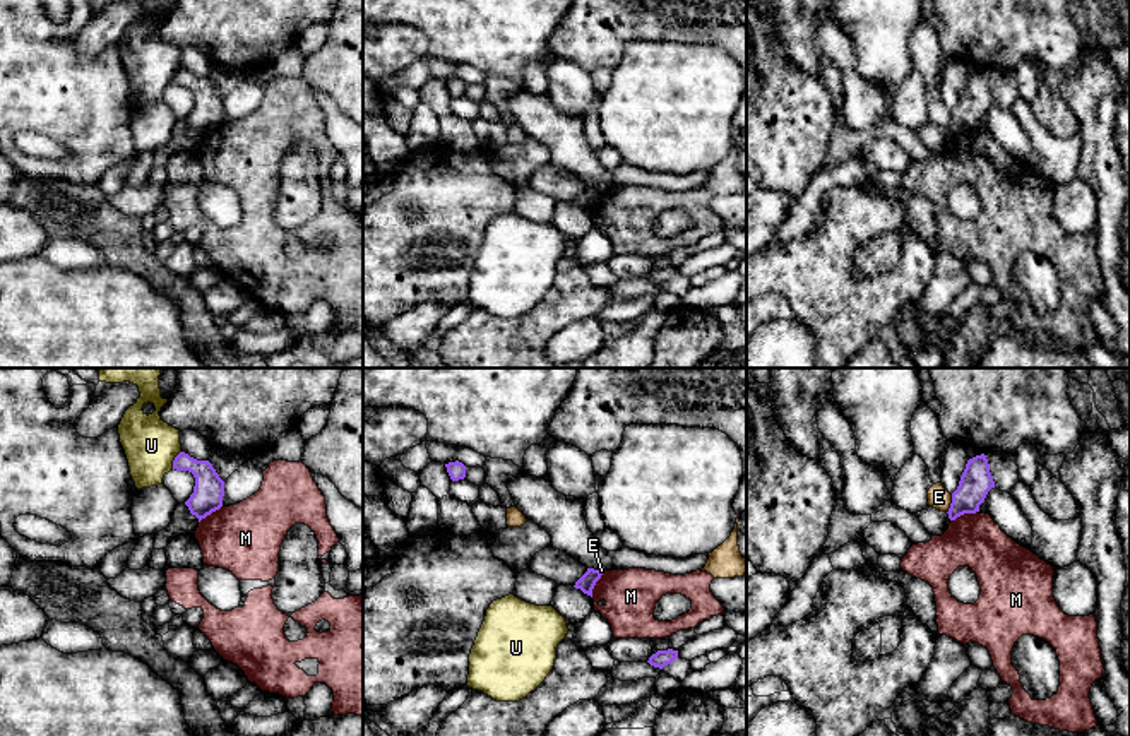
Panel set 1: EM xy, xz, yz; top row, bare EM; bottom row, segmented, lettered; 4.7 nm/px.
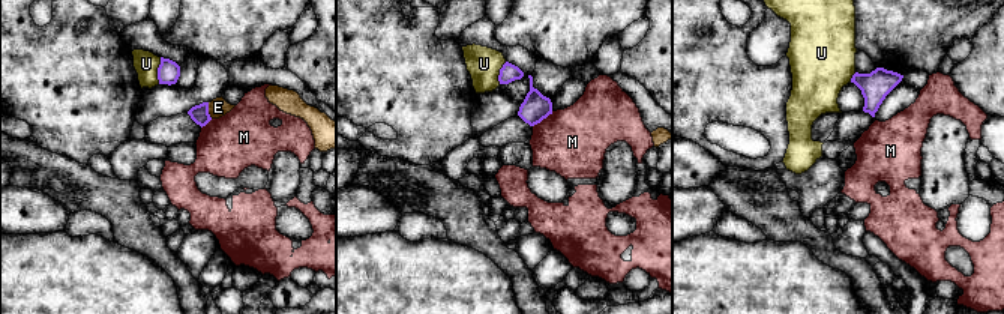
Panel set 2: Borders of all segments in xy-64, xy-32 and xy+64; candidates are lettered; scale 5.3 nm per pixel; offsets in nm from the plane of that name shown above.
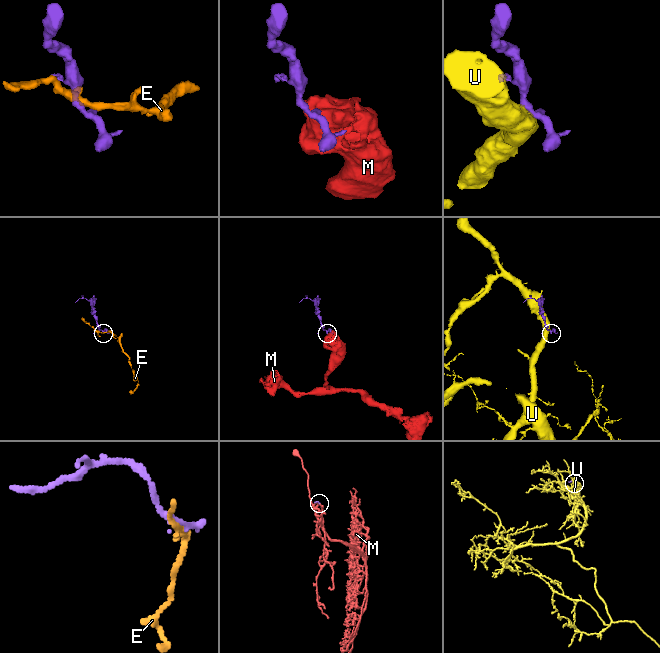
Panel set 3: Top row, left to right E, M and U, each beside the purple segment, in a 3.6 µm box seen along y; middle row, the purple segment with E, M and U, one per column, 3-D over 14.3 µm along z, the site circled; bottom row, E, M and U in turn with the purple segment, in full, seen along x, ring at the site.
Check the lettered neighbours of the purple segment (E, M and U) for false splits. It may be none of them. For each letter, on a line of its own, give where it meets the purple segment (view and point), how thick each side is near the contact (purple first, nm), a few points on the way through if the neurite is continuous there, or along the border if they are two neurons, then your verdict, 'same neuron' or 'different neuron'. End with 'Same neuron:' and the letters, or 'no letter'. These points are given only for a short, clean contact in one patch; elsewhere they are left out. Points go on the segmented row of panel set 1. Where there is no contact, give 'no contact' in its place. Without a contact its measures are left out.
E: meets purple in yz at (951, 504); 150 nm thick on the purple side, 100 nm on the other; different neuron
M: meets purple in yz at (964, 512); 150 nm thick on the purple side, 260 nm on the other; border along yz (978, 510), (961, 514), (951, 521); different neuron
U: meets purple in xy at (175, 459); 140 nm thick on the purple side, 260 nm on the other; border along xy (182, 451), (172, 468); different neuron
Same neuron: no letter

